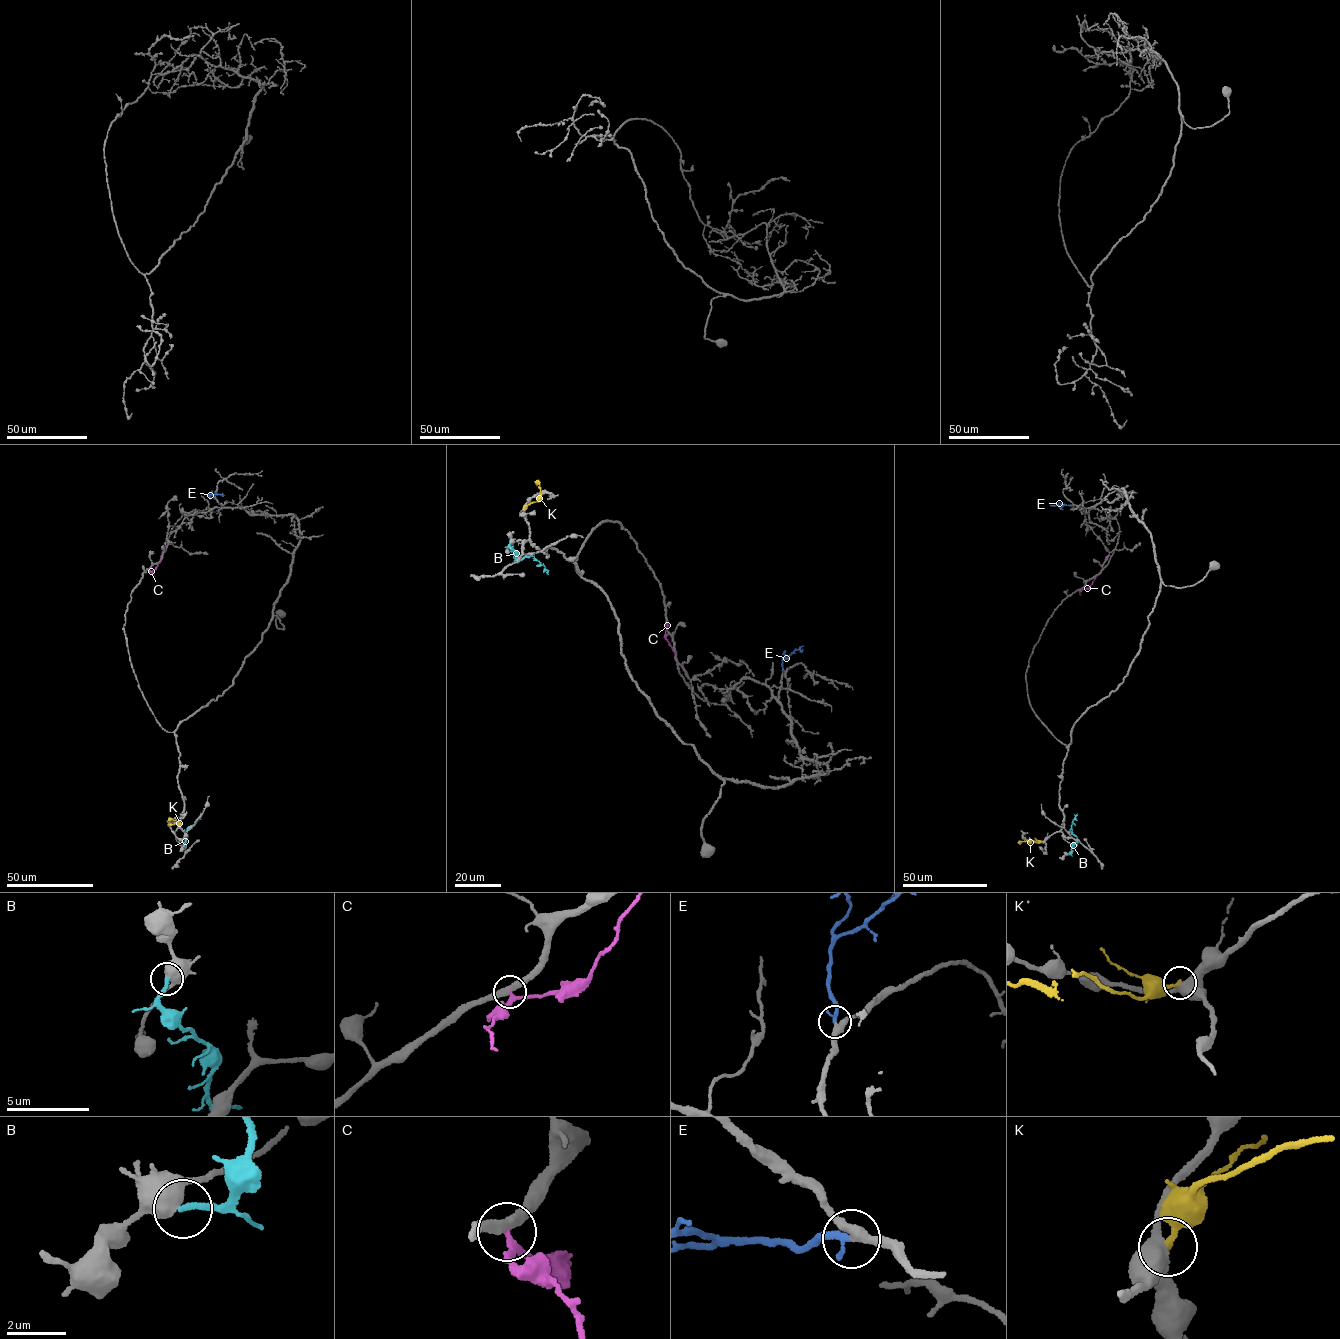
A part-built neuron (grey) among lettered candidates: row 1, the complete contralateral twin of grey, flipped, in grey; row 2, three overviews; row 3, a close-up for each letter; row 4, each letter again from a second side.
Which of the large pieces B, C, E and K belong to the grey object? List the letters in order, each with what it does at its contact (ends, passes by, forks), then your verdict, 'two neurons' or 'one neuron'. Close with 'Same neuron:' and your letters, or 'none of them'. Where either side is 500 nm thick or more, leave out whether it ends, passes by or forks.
B: two neurons
C: it passes by; two neurons
E: it ends there; one neuron
K: it ends there; two neurons
Same neuron: E

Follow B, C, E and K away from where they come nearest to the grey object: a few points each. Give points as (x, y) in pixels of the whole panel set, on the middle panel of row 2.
B: (510, 542), (517, 561), (533, 556), (548, 573)
C: (666, 627), (667, 641), (686, 671), (686, 676)
E: (783, 671), (782, 661), (795, 650), (802, 649)
K: (524, 510), (539, 499), (540, 483), (536, 484)

